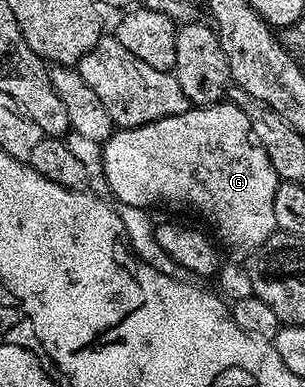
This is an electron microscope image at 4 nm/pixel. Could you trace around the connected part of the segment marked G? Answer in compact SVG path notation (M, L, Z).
M230 103L189 107L181 115L157 119L132 129L119 129L102 146L103 177L110 196L115 196L119 205L146 210L150 210L151 205L195 208L215 228L214 236L231 249L266 246L271 234L276 232L274 200L280 179L277 171L273 171L273 163L269 163L269 155L251 132L251 124L241 107Z

